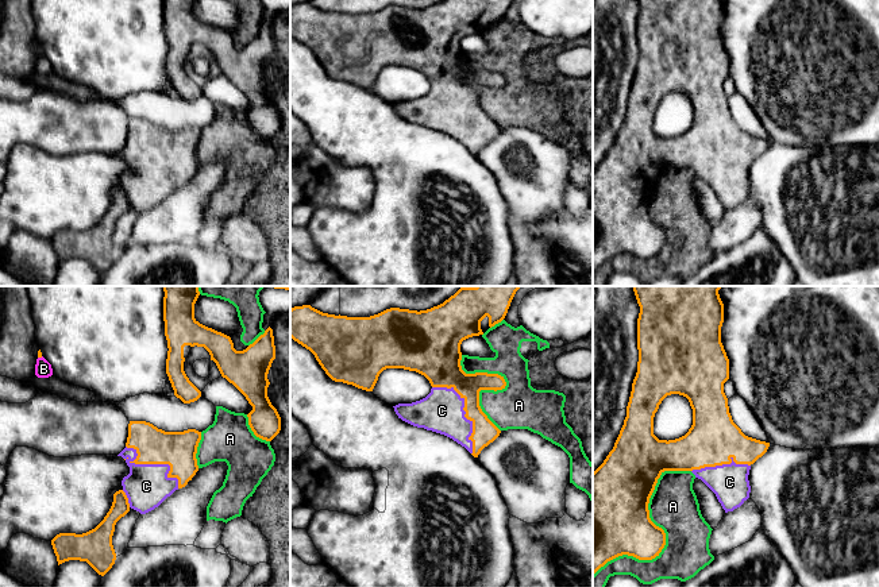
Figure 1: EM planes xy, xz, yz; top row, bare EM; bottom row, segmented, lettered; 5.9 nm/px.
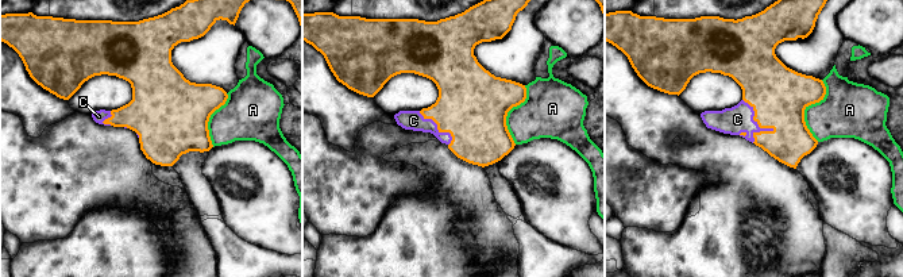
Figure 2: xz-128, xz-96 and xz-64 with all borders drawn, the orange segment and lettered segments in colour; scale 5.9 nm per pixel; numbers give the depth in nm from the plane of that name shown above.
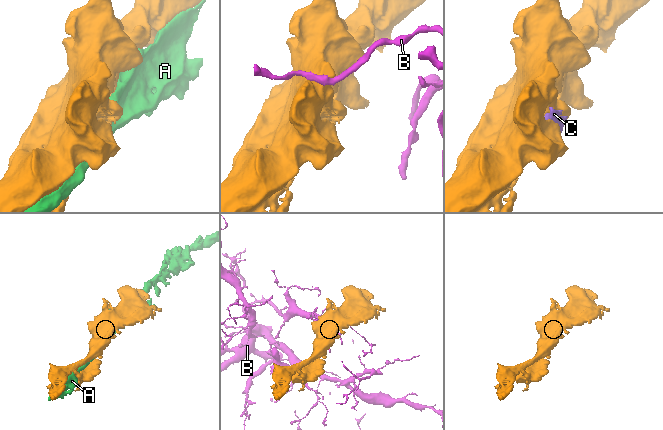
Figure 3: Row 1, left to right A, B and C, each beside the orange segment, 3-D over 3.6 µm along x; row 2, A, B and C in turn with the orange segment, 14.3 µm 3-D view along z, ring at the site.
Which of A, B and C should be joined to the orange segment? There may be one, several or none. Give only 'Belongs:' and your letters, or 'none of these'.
Belongs: C

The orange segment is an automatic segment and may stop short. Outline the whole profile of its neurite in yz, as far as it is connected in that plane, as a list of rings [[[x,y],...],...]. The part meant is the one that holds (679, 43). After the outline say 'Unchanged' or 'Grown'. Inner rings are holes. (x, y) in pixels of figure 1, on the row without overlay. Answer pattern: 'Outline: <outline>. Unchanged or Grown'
Outline: [[[637,0],[640,4],[640,11],[637,16],[637,47],[639,47],[639,59],[637,70],[632,81],[632,89],[629,100],[627,104],[627,115],[624,123],[620,128],[620,132],[614,140],[613,147],[609,150],[604,161],[593,170],[593,273],[604,264],[608,259],[622,254],[633,254],[639,258],[652,258],[666,243],[666,231],[662,225],[656,224],[649,216],[648,201],[649,196],[655,188],[658,177],[664,169],[691,169],[695,175],[701,177],[717,194],[725,211],[733,209],[740,205],[748,196],[751,190],[751,184],[748,178],[751,163],[762,155],[770,140],[760,139],[752,135],[745,134],[741,127],[733,120],[729,111],[728,96],[724,90],[724,81],[729,77],[729,57],[721,40],[721,24],[724,20],[724,1],[722,0]],[[671,92],[679,92],[689,97],[693,107],[693,123],[689,130],[675,138],[659,138],[654,132],[654,115],[659,107],[662,99]]]. Grown

